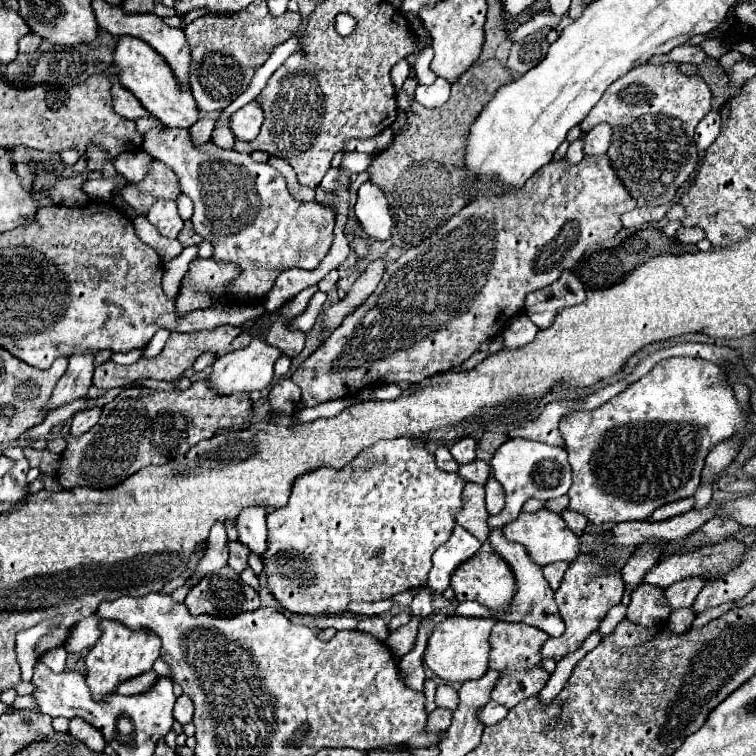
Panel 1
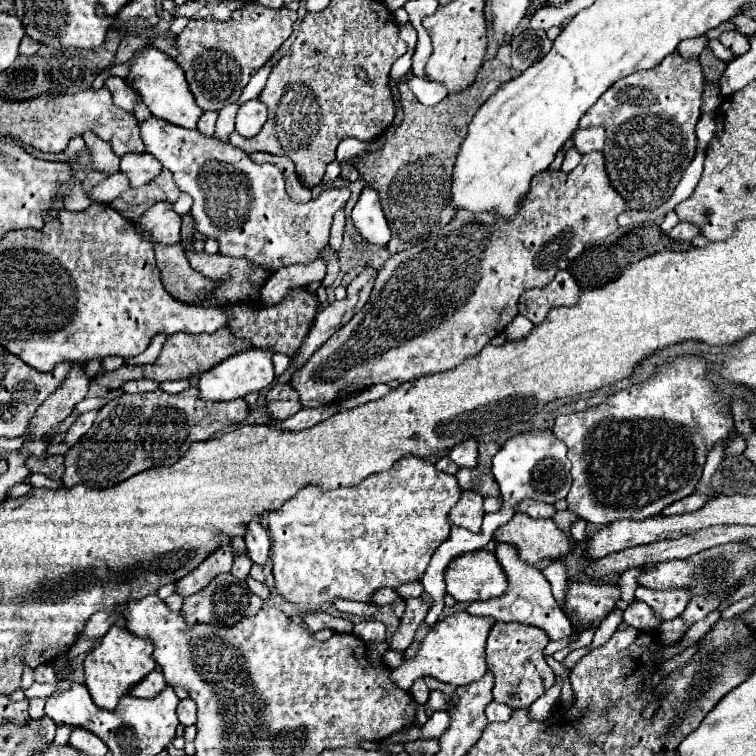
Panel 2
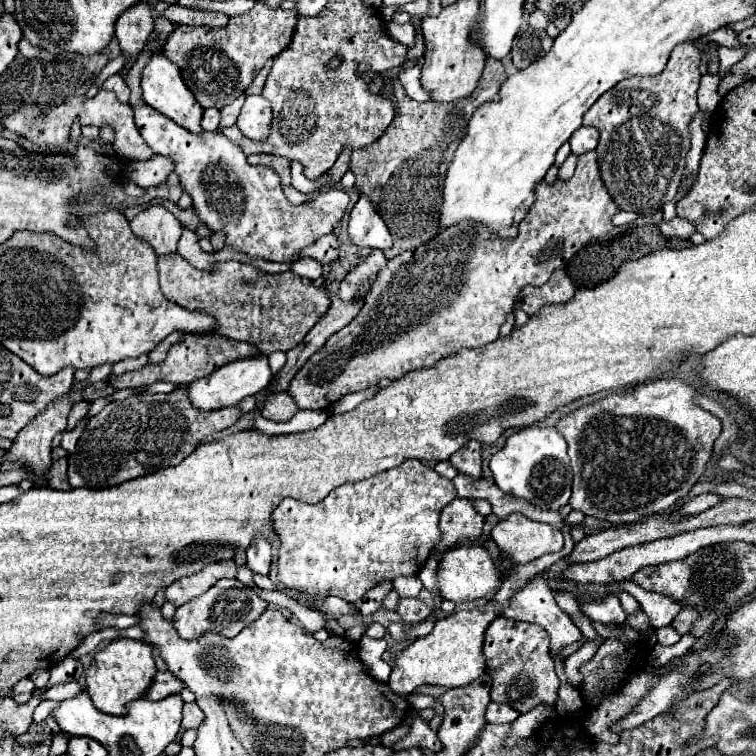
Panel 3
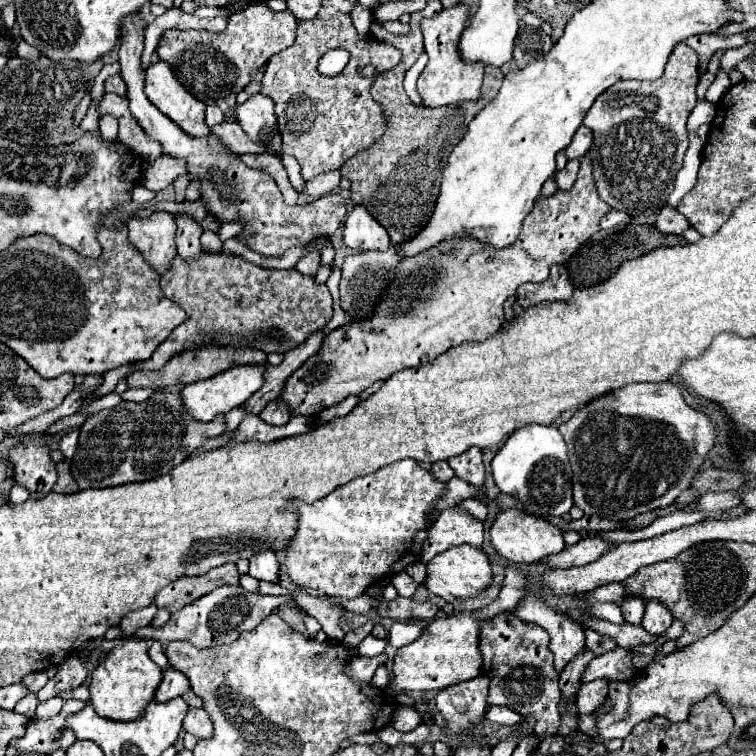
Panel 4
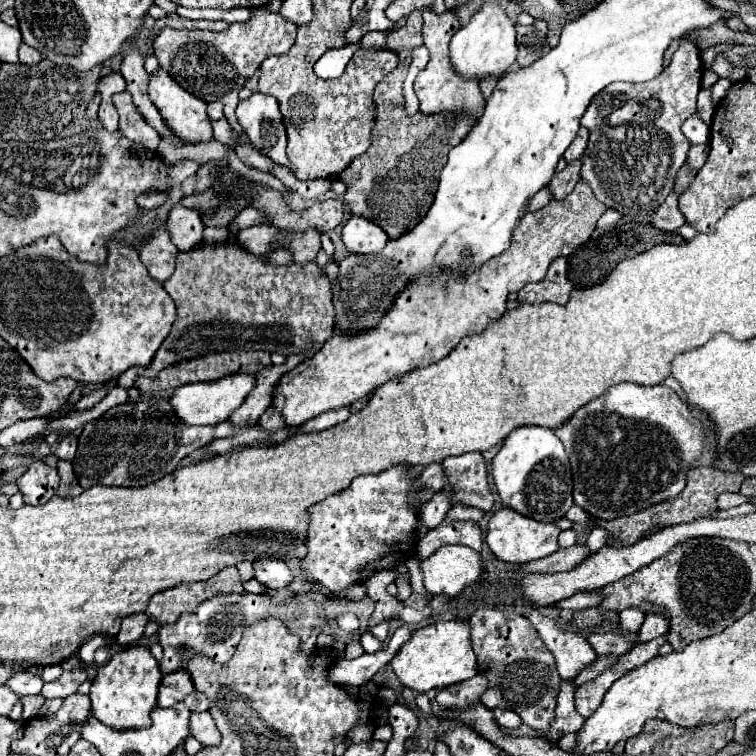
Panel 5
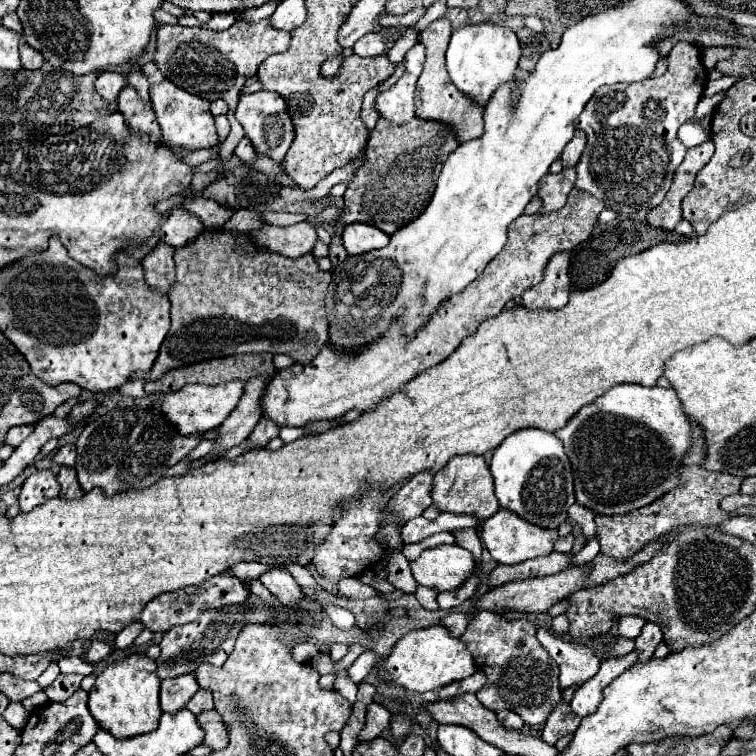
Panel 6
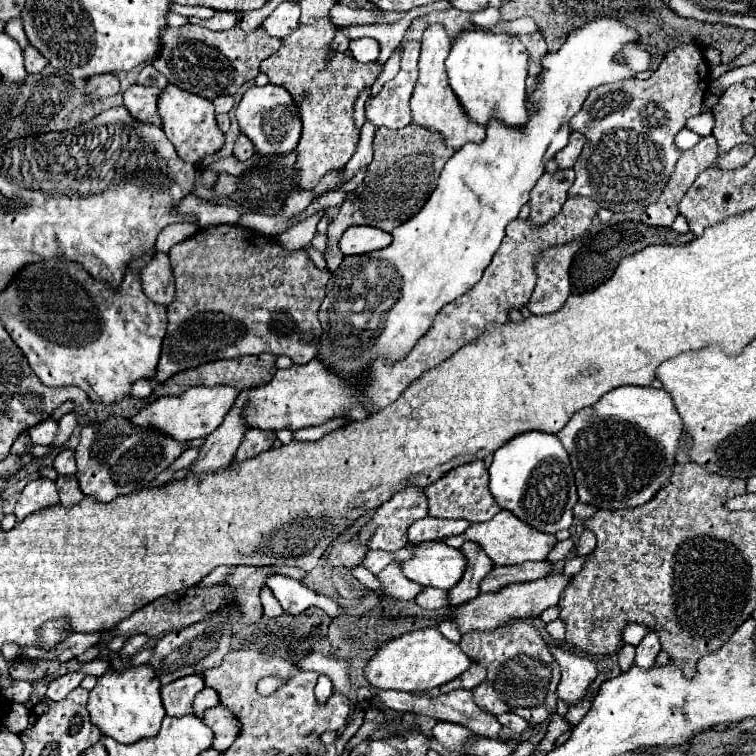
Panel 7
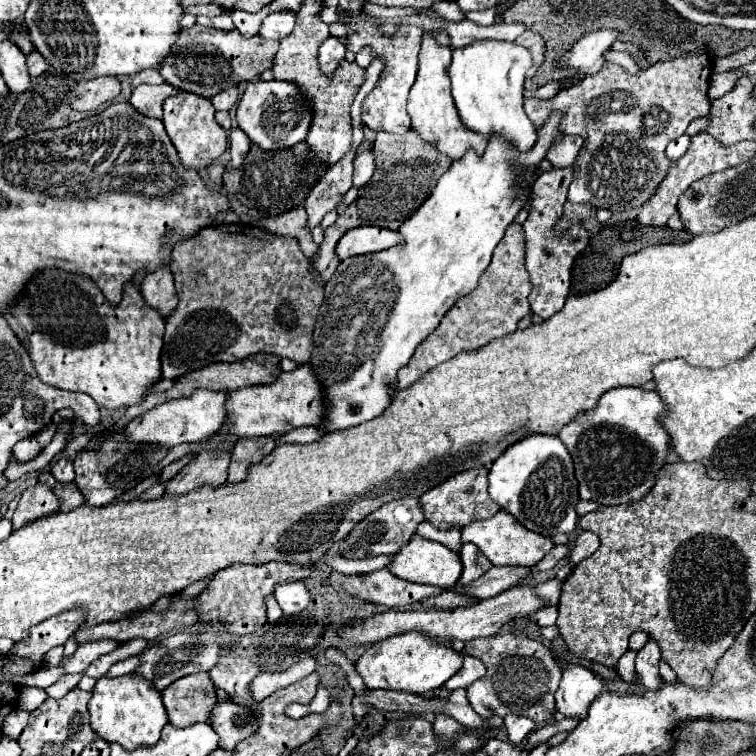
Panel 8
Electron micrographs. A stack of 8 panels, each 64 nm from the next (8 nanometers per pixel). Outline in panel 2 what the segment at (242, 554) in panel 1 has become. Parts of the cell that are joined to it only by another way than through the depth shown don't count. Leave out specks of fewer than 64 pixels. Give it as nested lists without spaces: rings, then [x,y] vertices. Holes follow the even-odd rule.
[[[240,556],[240,558],[234,558],[234,568],[238,572],[232,572],[238,580],[246,580],[248,578],[248,572],[252,568],[252,562],[248,560],[248,556]]]

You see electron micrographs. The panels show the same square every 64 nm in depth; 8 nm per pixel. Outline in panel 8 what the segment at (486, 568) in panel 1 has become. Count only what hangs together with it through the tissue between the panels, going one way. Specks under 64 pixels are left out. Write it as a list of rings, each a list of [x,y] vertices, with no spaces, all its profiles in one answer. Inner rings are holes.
[[[414,534],[412,540],[408,540],[408,544],[404,544],[404,548],[400,548],[394,554],[392,562],[386,568],[402,580],[418,582],[418,584],[432,584],[432,586],[452,586],[458,582],[462,574],[462,562],[458,554],[448,550],[444,544],[428,540],[420,534]]]

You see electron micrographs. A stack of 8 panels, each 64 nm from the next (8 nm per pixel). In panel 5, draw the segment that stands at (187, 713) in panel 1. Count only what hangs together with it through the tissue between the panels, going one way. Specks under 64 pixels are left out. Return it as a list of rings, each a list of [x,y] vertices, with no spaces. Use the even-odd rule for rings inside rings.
[[[194,712],[190,716],[190,730],[192,730],[192,736],[198,742],[202,742],[204,746],[220,744],[220,732],[218,732],[210,712]]]

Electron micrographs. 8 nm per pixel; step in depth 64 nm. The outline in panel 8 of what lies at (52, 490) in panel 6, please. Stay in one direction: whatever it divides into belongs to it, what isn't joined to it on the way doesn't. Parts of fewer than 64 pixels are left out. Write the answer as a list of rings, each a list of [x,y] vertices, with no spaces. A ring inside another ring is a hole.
[[[36,484],[34,488],[28,488],[18,502],[18,508],[14,510],[12,516],[12,526],[14,530],[22,528],[28,522],[34,522],[44,516],[52,516],[58,512],[58,498],[46,484]]]

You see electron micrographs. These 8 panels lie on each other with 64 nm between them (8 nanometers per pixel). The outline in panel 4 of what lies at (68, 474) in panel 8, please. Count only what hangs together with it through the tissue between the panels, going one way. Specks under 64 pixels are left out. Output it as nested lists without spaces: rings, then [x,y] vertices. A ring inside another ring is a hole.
[[[72,430],[62,436],[58,450],[64,454],[64,458],[72,458],[72,454],[76,450],[76,442],[78,442],[78,430]]]

